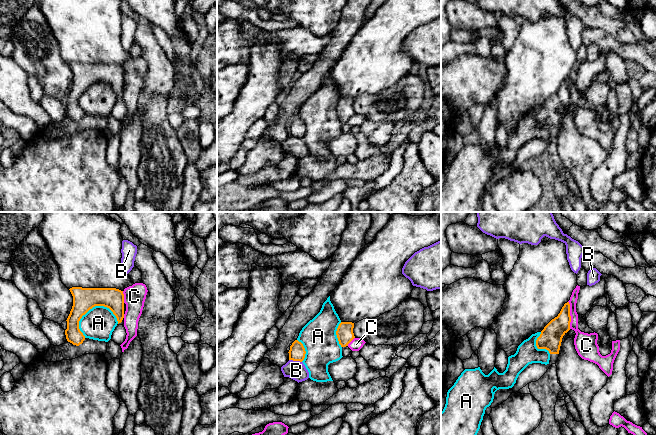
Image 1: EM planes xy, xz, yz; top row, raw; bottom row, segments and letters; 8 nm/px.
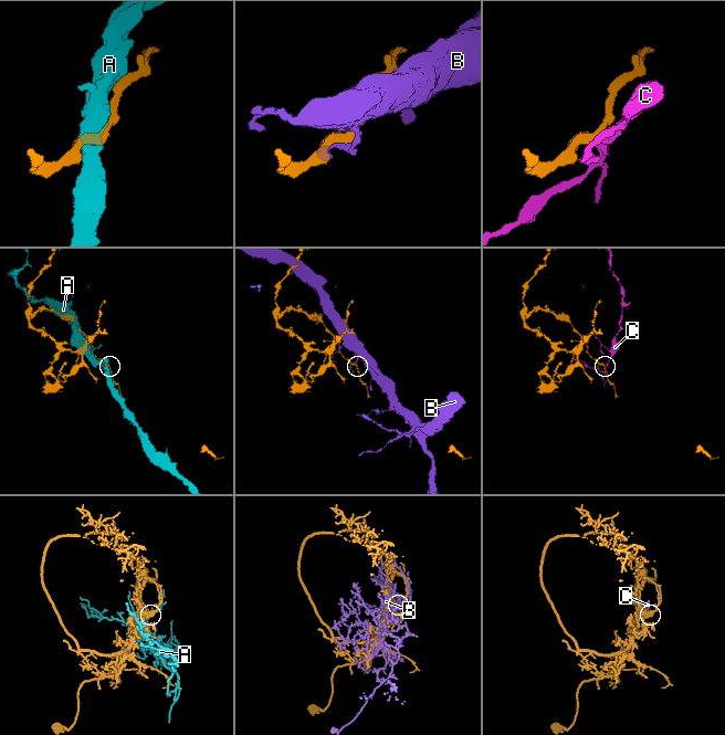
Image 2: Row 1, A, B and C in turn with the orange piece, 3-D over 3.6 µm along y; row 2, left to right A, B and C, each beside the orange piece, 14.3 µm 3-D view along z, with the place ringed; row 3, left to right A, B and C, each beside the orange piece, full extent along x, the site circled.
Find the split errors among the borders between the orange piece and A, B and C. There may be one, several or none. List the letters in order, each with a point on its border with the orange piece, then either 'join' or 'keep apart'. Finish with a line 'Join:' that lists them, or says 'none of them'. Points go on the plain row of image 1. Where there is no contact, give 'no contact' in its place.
A: contact xy (96, 81); keep apart
B: contact xz (295, 136); keep apart
C: contact yz (569, 91); keep apart
Join: none of them

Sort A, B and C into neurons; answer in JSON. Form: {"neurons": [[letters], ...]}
{"neurons": [["A"], ["B"], ["C"]]}

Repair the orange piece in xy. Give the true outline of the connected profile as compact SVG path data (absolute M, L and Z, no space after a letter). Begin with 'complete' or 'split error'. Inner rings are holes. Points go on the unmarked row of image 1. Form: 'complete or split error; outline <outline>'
complete; outline M82 64L69 65L73 72L73 82L67 94L66 115L73 121L79 122L85 112L79 105L79 97L90 85L95 82L109 84L116 92L118 100L124 94L124 70L116 64Z

